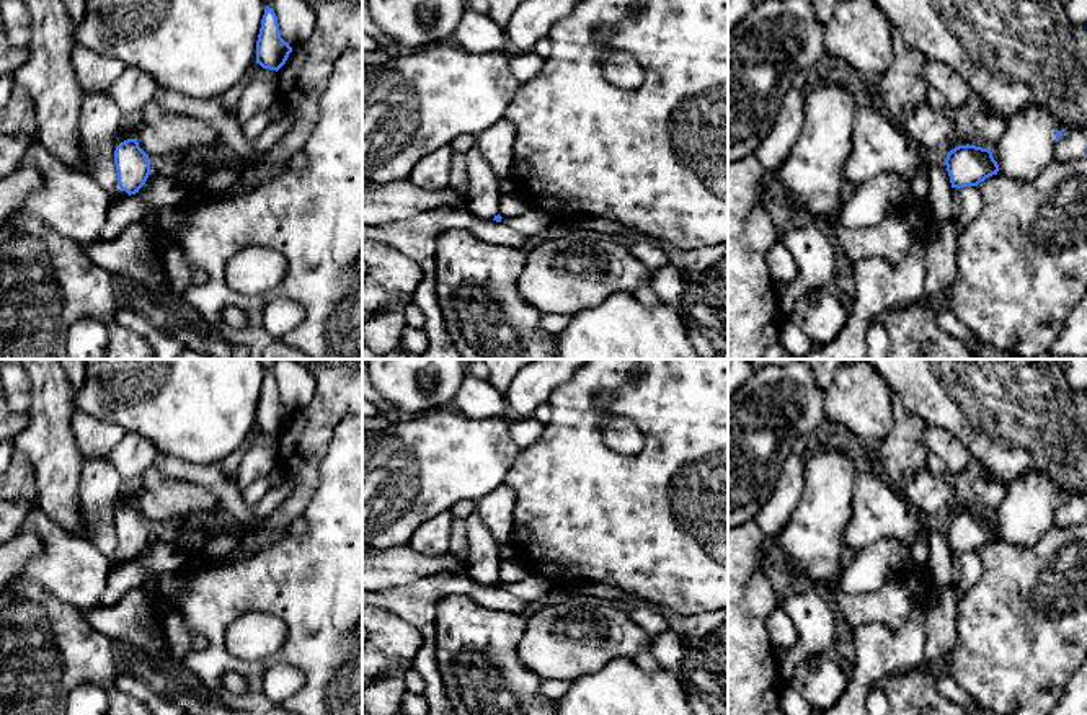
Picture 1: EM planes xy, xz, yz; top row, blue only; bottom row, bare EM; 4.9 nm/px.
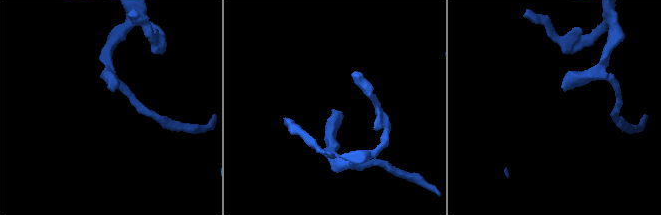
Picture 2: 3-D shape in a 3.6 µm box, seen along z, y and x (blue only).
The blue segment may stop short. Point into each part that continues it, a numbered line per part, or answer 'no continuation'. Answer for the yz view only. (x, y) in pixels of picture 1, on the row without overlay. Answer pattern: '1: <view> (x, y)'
no continuation

